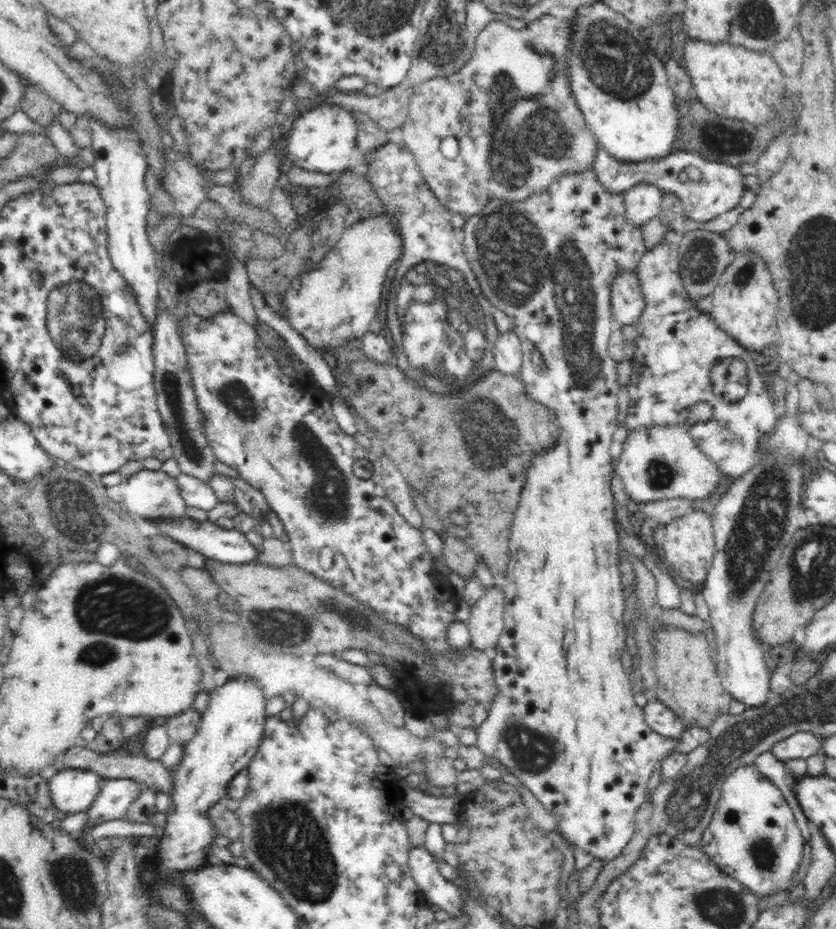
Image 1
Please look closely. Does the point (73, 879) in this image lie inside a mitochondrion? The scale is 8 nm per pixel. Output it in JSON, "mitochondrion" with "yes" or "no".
{"mitochondrion":"yes"}

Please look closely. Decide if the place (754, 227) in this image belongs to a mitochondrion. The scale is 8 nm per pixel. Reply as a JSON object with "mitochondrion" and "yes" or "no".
{"mitochondrion":"no"}

